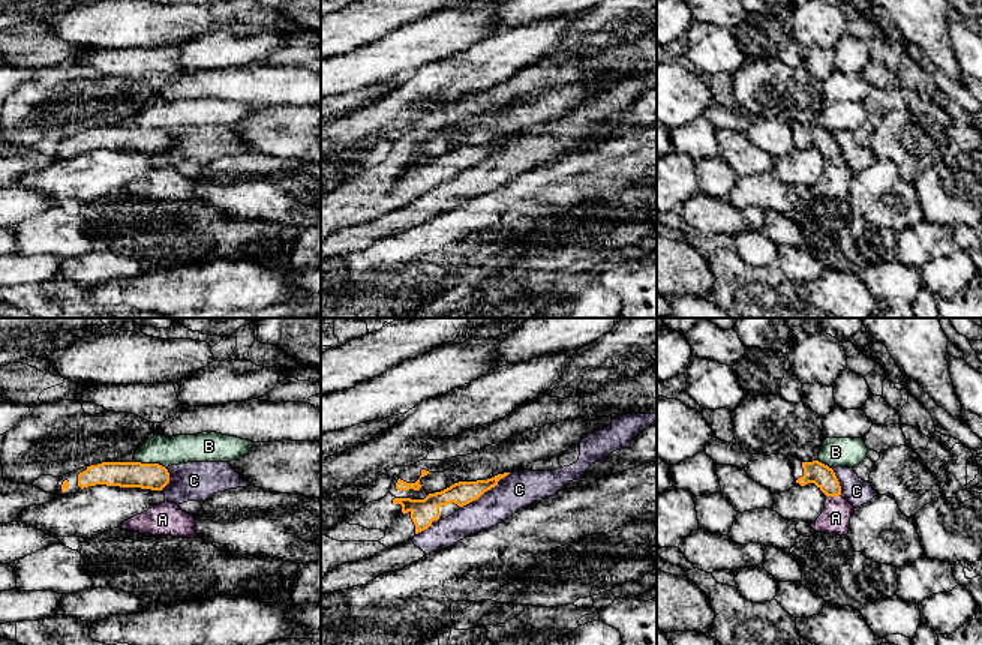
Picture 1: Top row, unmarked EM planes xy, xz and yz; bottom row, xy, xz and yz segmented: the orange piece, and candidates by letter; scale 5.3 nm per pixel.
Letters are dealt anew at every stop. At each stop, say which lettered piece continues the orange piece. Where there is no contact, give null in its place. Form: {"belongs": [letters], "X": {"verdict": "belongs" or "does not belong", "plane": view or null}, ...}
{"belongs": [], "A": {"verdict": "does not belong", "plane": "yz"}, "B": {"verdict": "does not belong", "plane": "xy"}, "C": {"verdict": "does not belong", "plane": "xz"}}

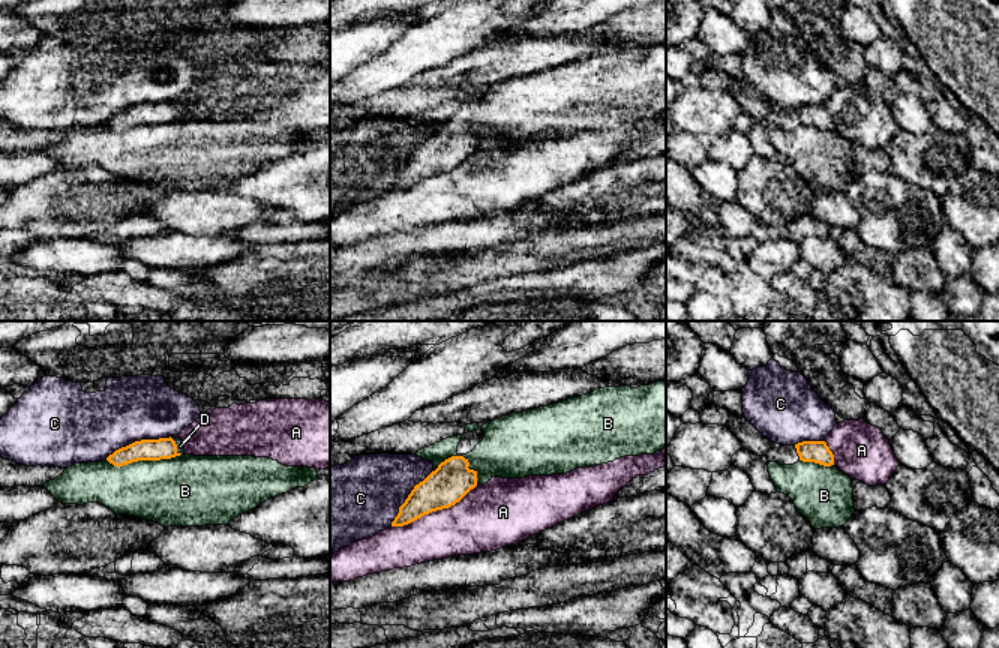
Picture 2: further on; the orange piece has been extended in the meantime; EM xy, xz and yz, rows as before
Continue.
{"belongs": ["D"], "A": {"verdict": "does not belong", "plane": "xz"}, "B": {"verdict": "does not belong", "plane": "xy"}, "C": {"verdict": "does not belong", "plane": "xy"}, "D": {"verdict": "belongs", "plane": "xy"}}

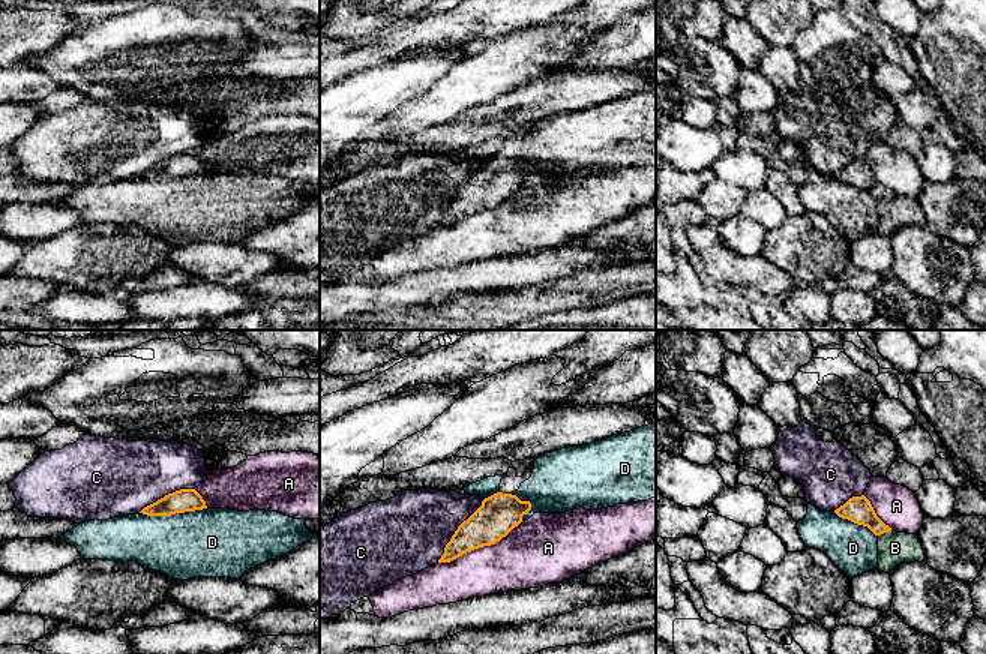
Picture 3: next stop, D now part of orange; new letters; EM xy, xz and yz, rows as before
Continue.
{"belongs": [], "A": {"verdict": "does not belong", "plane": "xz"}, "B": {"verdict": "does not belong", "plane": "yz"}, "C": {"verdict": "does not belong", "plane": "xz"}, "D": {"verdict": "does not belong", "plane": "xy"}}

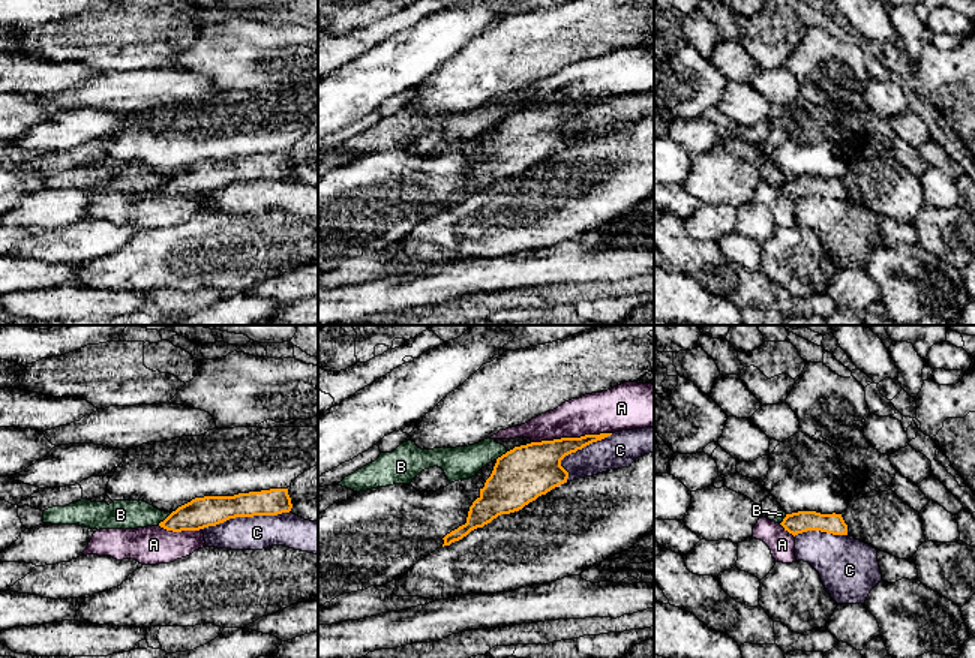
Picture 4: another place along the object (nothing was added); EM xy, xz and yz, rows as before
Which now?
{"belongs": [], "A": {"verdict": "does not belong", "plane": "xz"}, "B": {"verdict": "does not belong", "plane": "xy"}, "C": {"verdict": "does not belong", "plane": "xy"}}

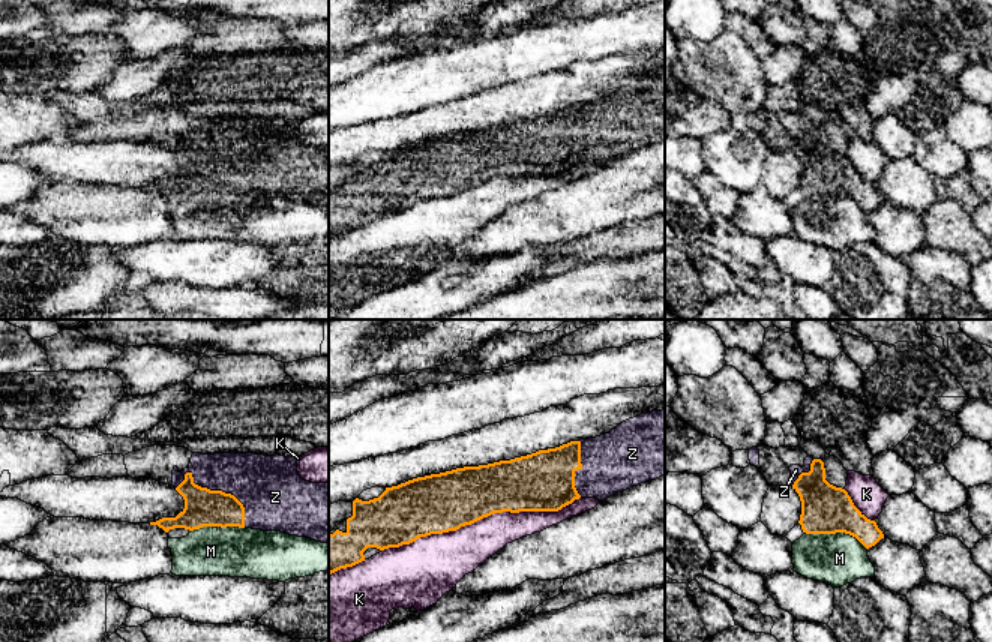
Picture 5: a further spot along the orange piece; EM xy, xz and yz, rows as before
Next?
{"belongs": ["Z"], "K": {"verdict": "does not belong", "plane": "xz"}, "M": {"verdict": "does not belong", "plane": "yz"}, "Z": {"verdict": "belongs", "plane": "xy"}}

